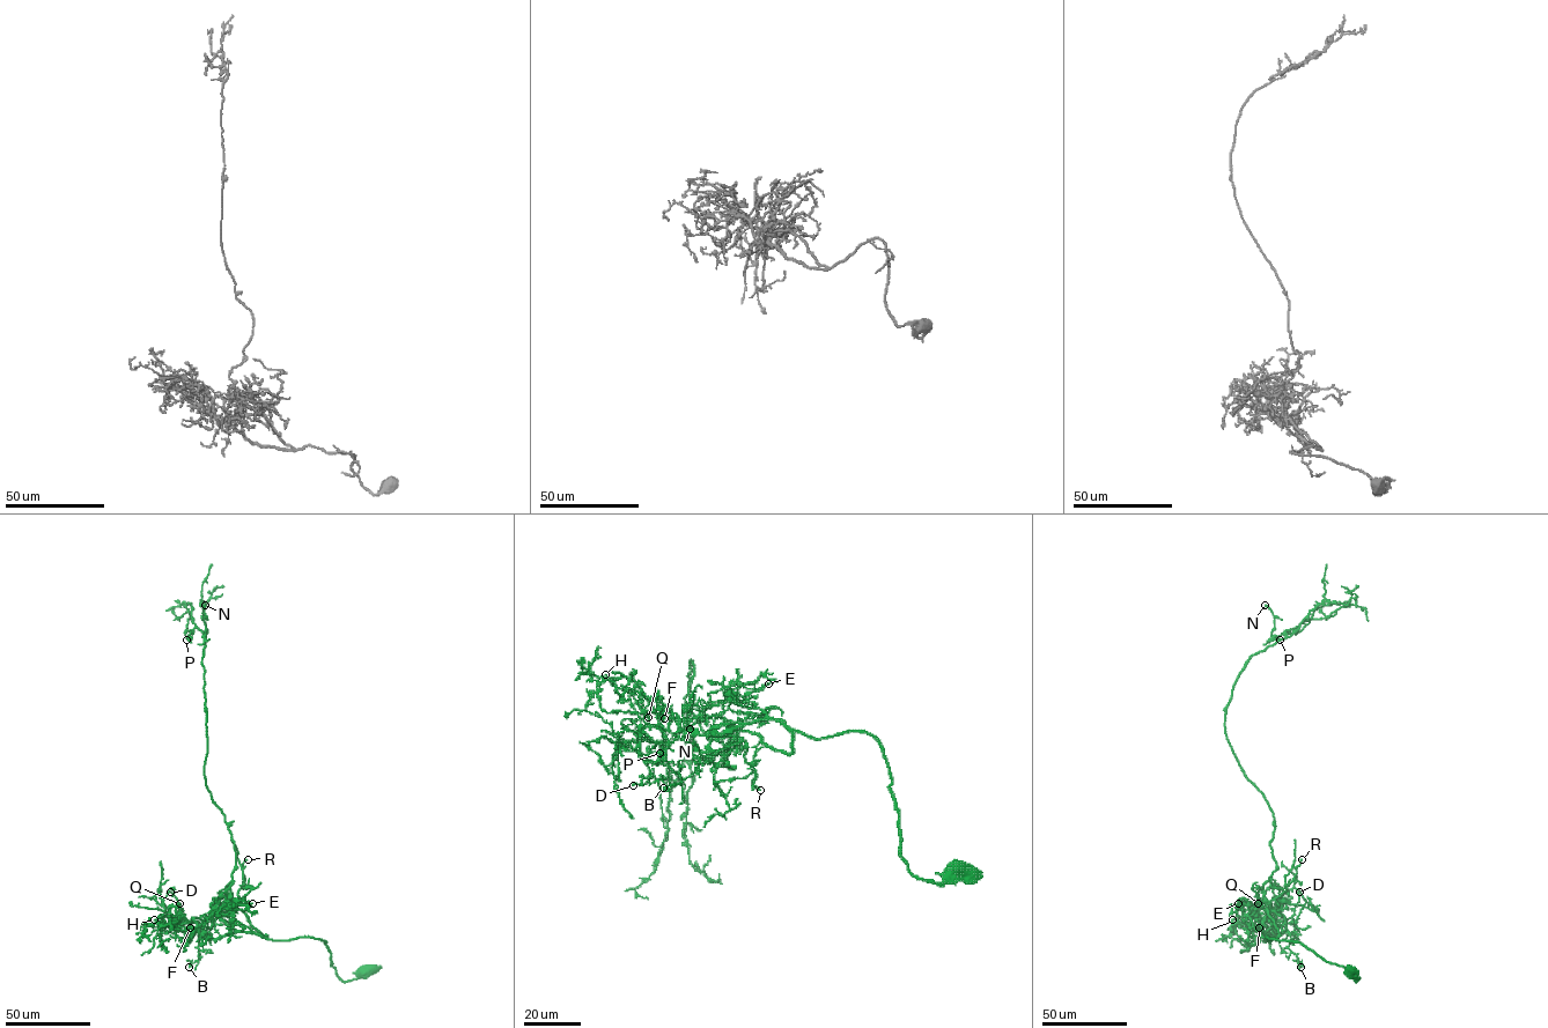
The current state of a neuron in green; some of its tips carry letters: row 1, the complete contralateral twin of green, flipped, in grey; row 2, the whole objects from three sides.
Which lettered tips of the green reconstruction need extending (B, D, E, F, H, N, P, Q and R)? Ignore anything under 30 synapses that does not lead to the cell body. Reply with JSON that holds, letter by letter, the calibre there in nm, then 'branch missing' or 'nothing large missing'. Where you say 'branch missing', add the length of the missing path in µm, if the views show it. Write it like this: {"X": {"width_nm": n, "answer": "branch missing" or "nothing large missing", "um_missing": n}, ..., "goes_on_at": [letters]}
{"B": {"width_nm": 180, "answer": "nothing large missing"}, "D": {"width_nm": 200, "answer": "nothing large missing"}, "E": {"width_nm": 110, "answer": "nothing large missing"}, "F": {"width_nm": 280, "answer": "nothing large missing"}, "H": {"width_nm": 140, "answer": "nothing large missing"}, "N": {"width_nm": 180, "answer": "nothing large missing"}, "P": {"width_nm": 190, "answer": "nothing large missing"}, "Q": {"width_nm": 170, "answer": "nothing large missing"}, "R": {"width_nm": 340, "answer": "nothing large missing"}, "goes_on_at": []}

